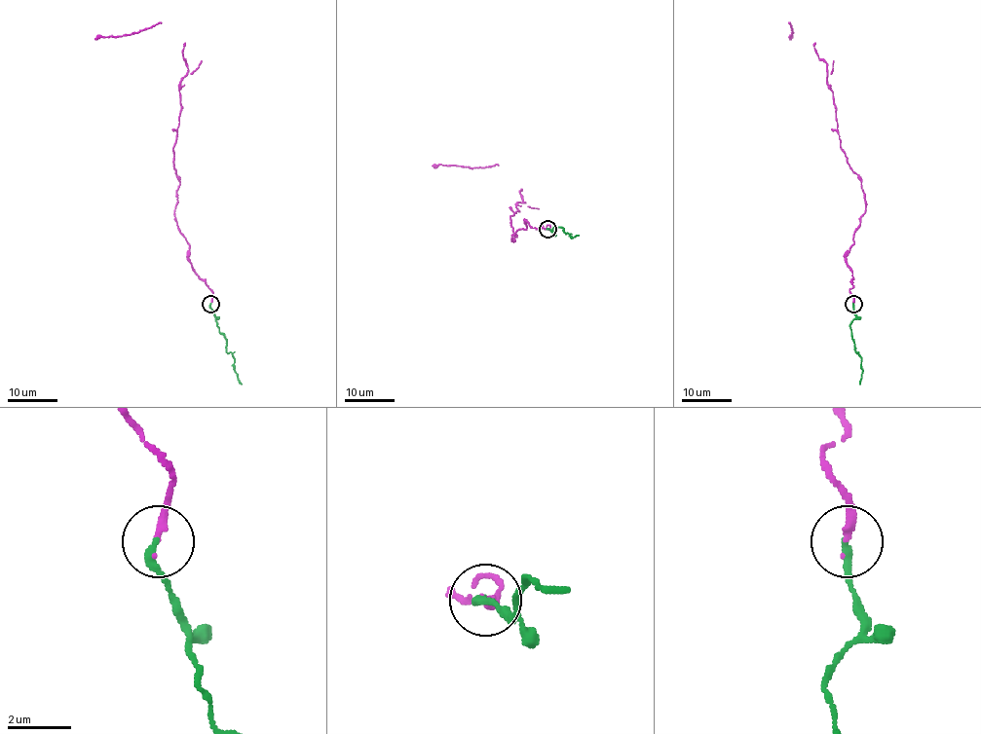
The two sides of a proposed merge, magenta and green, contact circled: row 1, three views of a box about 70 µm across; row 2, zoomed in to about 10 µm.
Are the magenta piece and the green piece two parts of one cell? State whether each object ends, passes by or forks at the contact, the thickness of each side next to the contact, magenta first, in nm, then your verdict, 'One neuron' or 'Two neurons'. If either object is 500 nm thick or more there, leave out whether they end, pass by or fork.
At the ring magenta ends. At the ring green ends. Thickness 240 nm (magenta) against 260 nm. One neuron

